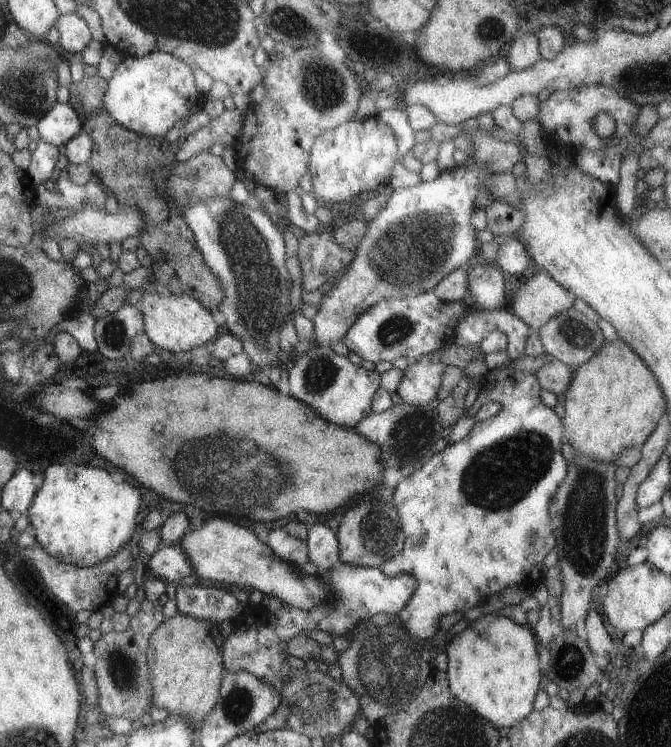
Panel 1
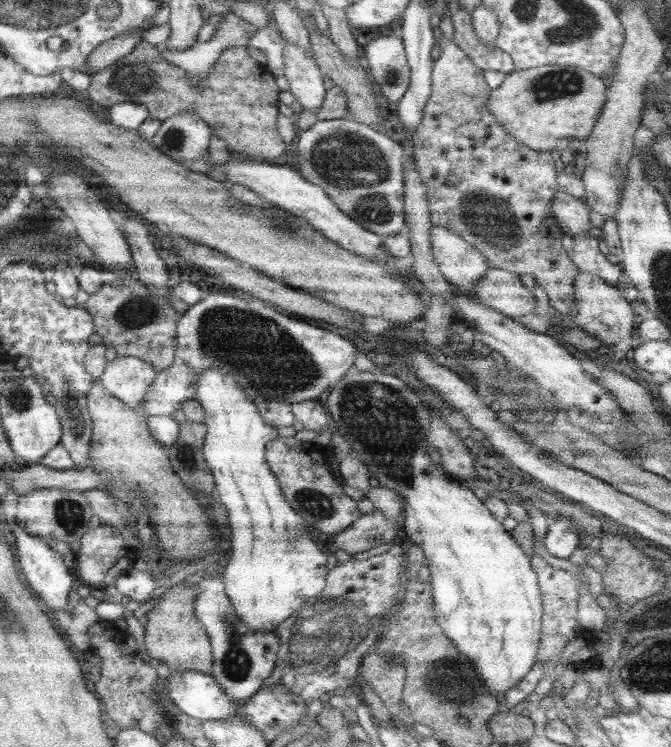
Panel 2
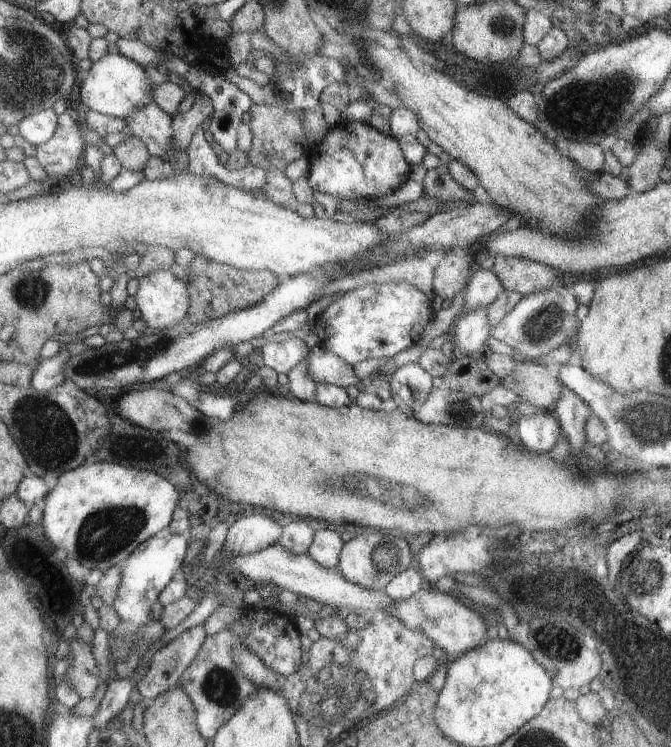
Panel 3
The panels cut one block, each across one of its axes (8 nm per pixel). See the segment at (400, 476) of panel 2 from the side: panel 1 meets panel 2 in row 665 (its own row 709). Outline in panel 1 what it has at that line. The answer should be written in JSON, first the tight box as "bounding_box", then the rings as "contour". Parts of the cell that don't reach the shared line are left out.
{"bounding_box":[447,615,542,728],"contour":[[[484,615],[448,644],[447,684],[450,693],[470,706],[475,714],[494,728],[511,728],[525,720],[535,709],[542,672],[536,644],[528,626],[519,626],[504,616]]]}

